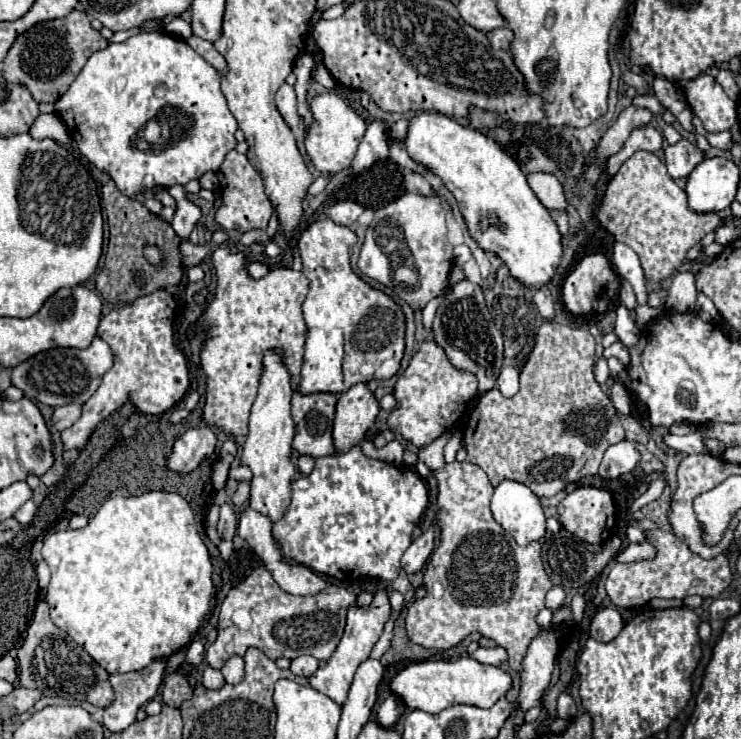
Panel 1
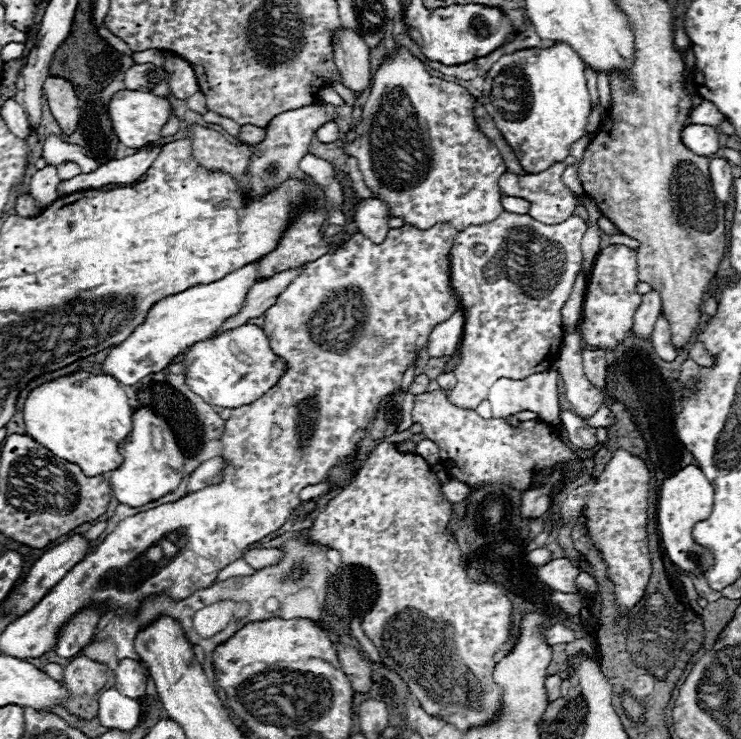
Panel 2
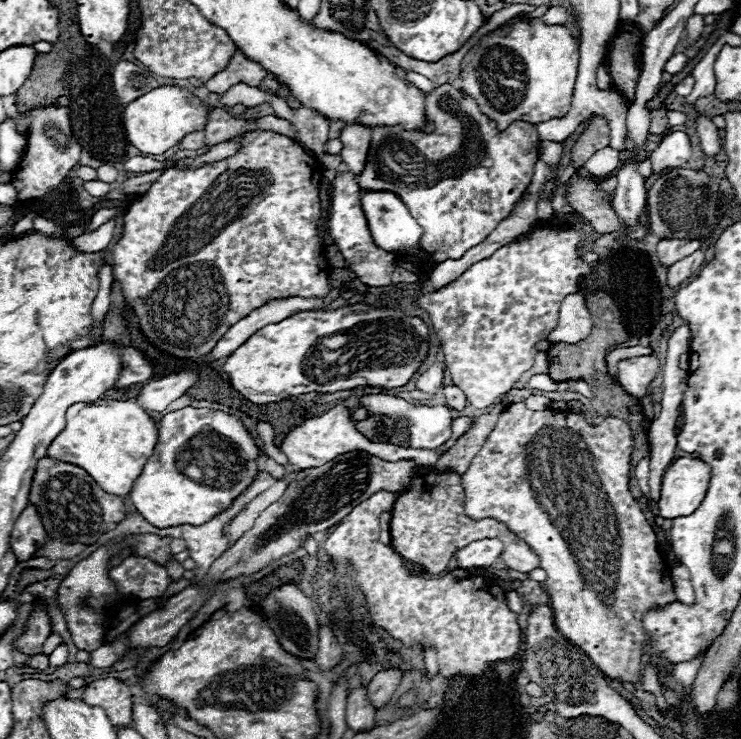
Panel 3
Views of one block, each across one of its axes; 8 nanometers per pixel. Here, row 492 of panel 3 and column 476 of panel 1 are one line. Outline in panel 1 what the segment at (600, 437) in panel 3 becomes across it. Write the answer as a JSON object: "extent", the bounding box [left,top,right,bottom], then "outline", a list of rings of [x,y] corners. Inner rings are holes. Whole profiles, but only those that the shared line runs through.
{"extent":[406,462,552,670],"outline":[[[452,462],[434,470],[438,480],[440,544],[432,552],[424,584],[428,594],[416,600],[406,614],[406,632],[414,644],[448,650],[468,634],[480,632],[508,652],[508,666],[522,670],[530,642],[540,634],[536,614],[544,608],[544,596],[552,582],[542,564],[538,542],[518,546],[490,512],[492,484],[486,472],[470,462]]]}

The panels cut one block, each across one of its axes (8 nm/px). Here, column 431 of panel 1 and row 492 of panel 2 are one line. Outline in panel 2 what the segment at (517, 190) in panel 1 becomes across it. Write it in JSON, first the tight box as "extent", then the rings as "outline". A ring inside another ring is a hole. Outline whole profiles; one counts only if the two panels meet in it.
{"extent":[110,408,182,506],"outline":[[[136,408],[132,412],[132,432],[118,446],[118,452],[122,454],[122,466],[112,470],[110,488],[120,504],[144,506],[174,492],[182,482],[182,450],[176,444],[170,426],[162,422],[162,418],[158,418],[152,410]]]}

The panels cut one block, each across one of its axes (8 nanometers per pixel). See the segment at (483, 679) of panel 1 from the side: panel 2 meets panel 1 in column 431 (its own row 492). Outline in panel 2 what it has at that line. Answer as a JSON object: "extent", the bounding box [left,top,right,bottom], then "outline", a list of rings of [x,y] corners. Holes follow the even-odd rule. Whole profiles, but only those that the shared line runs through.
{"extent":[658,466,714,576],"outline":[[[686,466],[684,470],[676,472],[672,478],[664,480],[664,484],[660,488],[658,530],[661,536],[661,544],[664,544],[668,558],[680,570],[694,574],[694,576],[704,576],[704,572],[710,566],[714,566],[714,556],[710,554],[710,550],[704,548],[704,554],[702,554],[702,548],[692,538],[694,524],[706,520],[712,512],[712,496],[714,496],[714,490],[712,490],[710,482],[702,474],[702,470],[696,466]]]}

